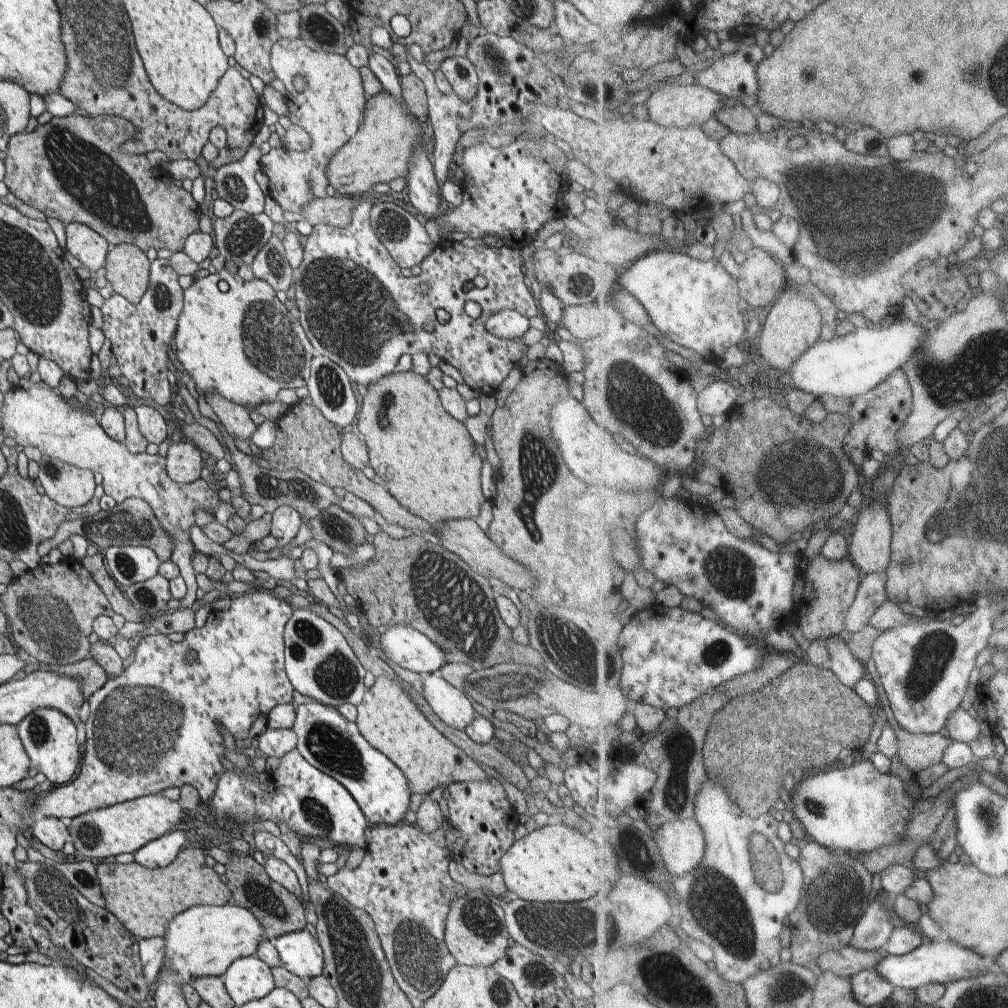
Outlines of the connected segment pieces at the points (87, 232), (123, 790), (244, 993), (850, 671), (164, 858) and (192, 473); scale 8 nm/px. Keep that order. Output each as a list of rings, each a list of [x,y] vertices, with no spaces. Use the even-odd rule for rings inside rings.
[[[70,222],[65,225],[65,250],[78,258],[86,269],[102,273],[108,254],[108,241],[82,223]]]
[[[253,589],[246,594],[239,594],[234,599],[231,599],[230,608],[226,610],[222,608],[220,610],[212,609],[208,614],[208,619],[202,628],[194,627],[186,633],[186,638],[180,640],[179,643],[169,642],[165,635],[157,633],[156,635],[142,636],[138,645],[134,649],[134,662],[128,666],[118,677],[109,678],[106,684],[102,685],[90,698],[88,704],[90,707],[90,713],[87,721],[85,722],[85,737],[87,738],[85,744],[84,757],[81,760],[80,774],[78,777],[69,783],[63,784],[60,788],[52,790],[52,792],[42,793],[40,796],[36,796],[34,804],[34,817],[37,821],[43,817],[56,817],[61,820],[71,819],[86,812],[94,812],[94,810],[100,810],[100,808],[110,808],[114,804],[122,804],[141,796],[148,796],[151,794],[158,794],[163,792],[166,788],[172,788],[172,786],[186,786],[191,784],[198,792],[203,802],[212,800],[214,792],[216,792],[216,786],[218,781],[222,778],[222,774],[226,772],[223,767],[221,759],[224,757],[226,746],[224,746],[224,739],[220,733],[220,726],[223,726],[227,730],[234,740],[238,743],[245,738],[248,738],[248,732],[250,726],[257,720],[261,714],[270,714],[272,708],[280,706],[280,704],[294,703],[293,694],[295,688],[290,682],[287,672],[285,670],[285,658],[284,658],[284,629],[288,620],[293,613],[293,607],[289,603],[286,603],[285,599],[276,598],[272,591]],[[188,652],[196,652],[196,662],[188,662],[186,656]]]
[[[256,956],[234,960],[222,979],[235,1005],[240,1007],[270,994],[276,987],[271,968]]]
[[[840,634],[826,639],[826,648],[832,655],[831,669],[851,687],[856,686],[868,672],[866,662],[857,656],[849,640]]]
[[[181,826],[158,840],[148,842],[134,853],[134,860],[144,868],[165,867],[176,858],[184,845],[188,845],[186,831],[187,829]]]
[[[184,438],[177,444],[172,443],[169,450],[168,456],[166,456],[166,472],[168,476],[174,482],[178,484],[188,484],[194,482],[195,480],[200,479],[200,474],[204,466],[205,454],[190,440],[185,440]]]

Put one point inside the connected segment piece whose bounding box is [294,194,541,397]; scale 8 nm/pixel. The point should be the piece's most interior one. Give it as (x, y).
(356, 307)

